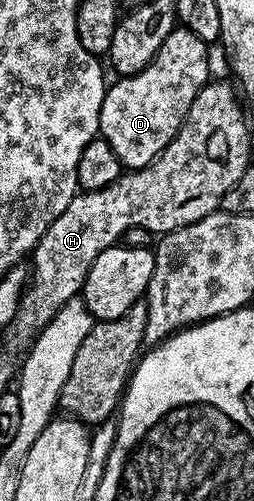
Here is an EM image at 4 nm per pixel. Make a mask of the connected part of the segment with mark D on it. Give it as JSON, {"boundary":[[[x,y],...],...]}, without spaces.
{"boundary":[[[176,27],[161,43],[157,55],[153,55],[151,62],[132,77],[119,77],[116,85],[112,84],[103,95],[101,115],[99,116],[99,133],[117,151],[117,159],[123,164],[124,170],[145,167],[177,135],[193,99],[208,84],[207,77],[207,49],[208,42],[203,41],[193,31]]]}

